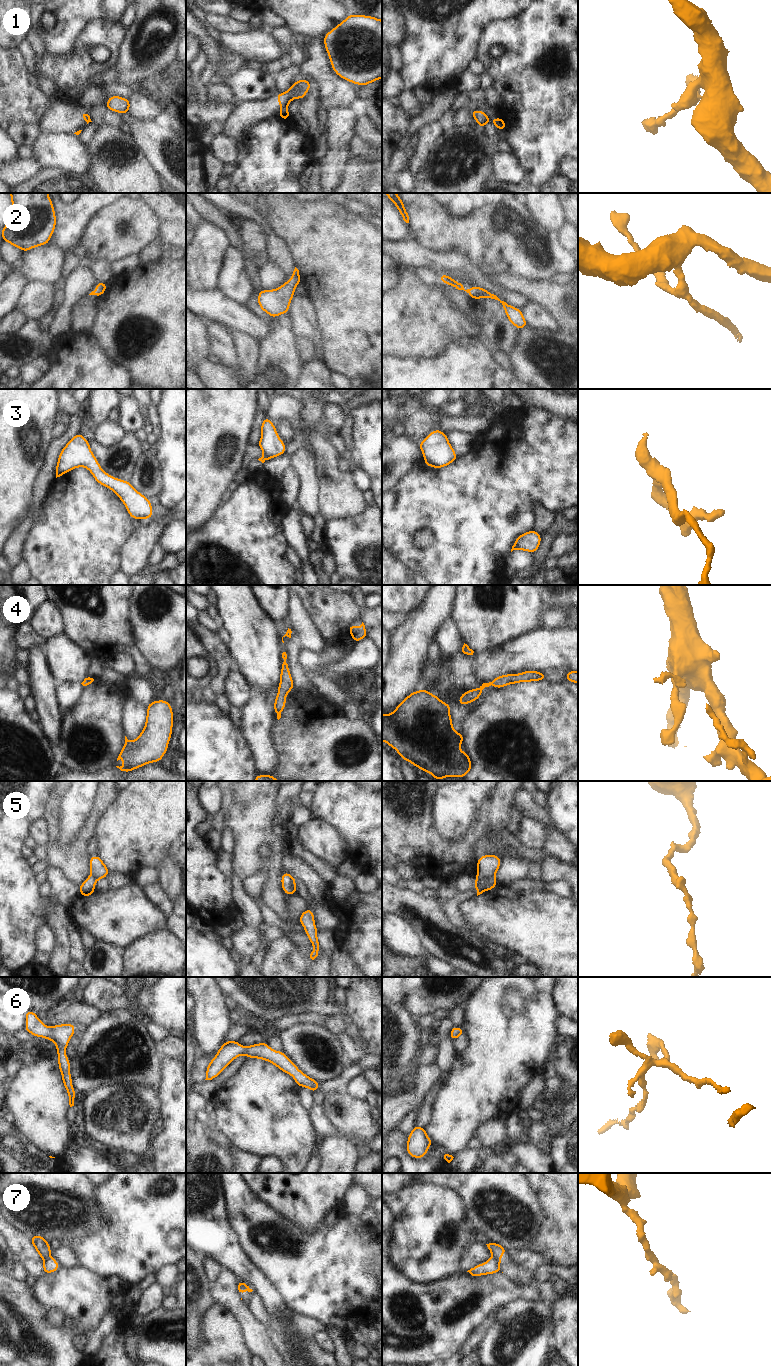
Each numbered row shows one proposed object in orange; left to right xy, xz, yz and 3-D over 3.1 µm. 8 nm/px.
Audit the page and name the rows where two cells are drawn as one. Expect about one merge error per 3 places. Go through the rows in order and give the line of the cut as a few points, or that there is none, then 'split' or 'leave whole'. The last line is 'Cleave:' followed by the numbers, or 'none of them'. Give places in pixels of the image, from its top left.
1: xz (286, 105), (281, 108) | split
2: no cut | leave whole
3: no cut | leave whole
4: no cut | leave whole
5: yz (494, 876), (488, 879), (476, 878) | split
6: no cut | leave whole
7: yz (493, 1256), (500, 1266) | split
Cleave: 1, 5, 7

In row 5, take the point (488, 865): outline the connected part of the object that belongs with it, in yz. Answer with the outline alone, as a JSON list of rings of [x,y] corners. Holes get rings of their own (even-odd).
[[[483,855],[477,861],[476,878],[484,880],[495,877],[501,864],[501,859],[498,855]]]

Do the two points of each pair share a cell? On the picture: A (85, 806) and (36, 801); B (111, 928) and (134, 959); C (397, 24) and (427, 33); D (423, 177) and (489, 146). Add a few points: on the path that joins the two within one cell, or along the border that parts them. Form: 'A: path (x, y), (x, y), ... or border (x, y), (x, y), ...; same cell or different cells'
A: path (73, 801), (69, 798), (48, 798); same cell
B: border (147, 935), (138, 938), (126, 949); different cells
C: border (395, 10), (405, 26), (400, 46); different cells
D: path (439, 177), (445, 177), (473, 149); same cell

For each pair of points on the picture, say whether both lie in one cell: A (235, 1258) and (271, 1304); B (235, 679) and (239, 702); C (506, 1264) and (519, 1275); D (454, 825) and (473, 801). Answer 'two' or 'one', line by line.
A: one
B: one
C: one
D: one

